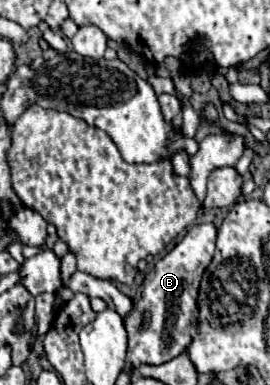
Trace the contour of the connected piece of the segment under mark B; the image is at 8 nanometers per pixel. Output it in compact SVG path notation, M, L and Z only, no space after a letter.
M213 223L193 225L187 235L145 273L137 297L133 299L135 309L125 317L125 329L129 333L125 369L137 369L139 363L165 363L181 355L195 337L195 295L199 291L199 279L215 253L215 233L217 229Z

